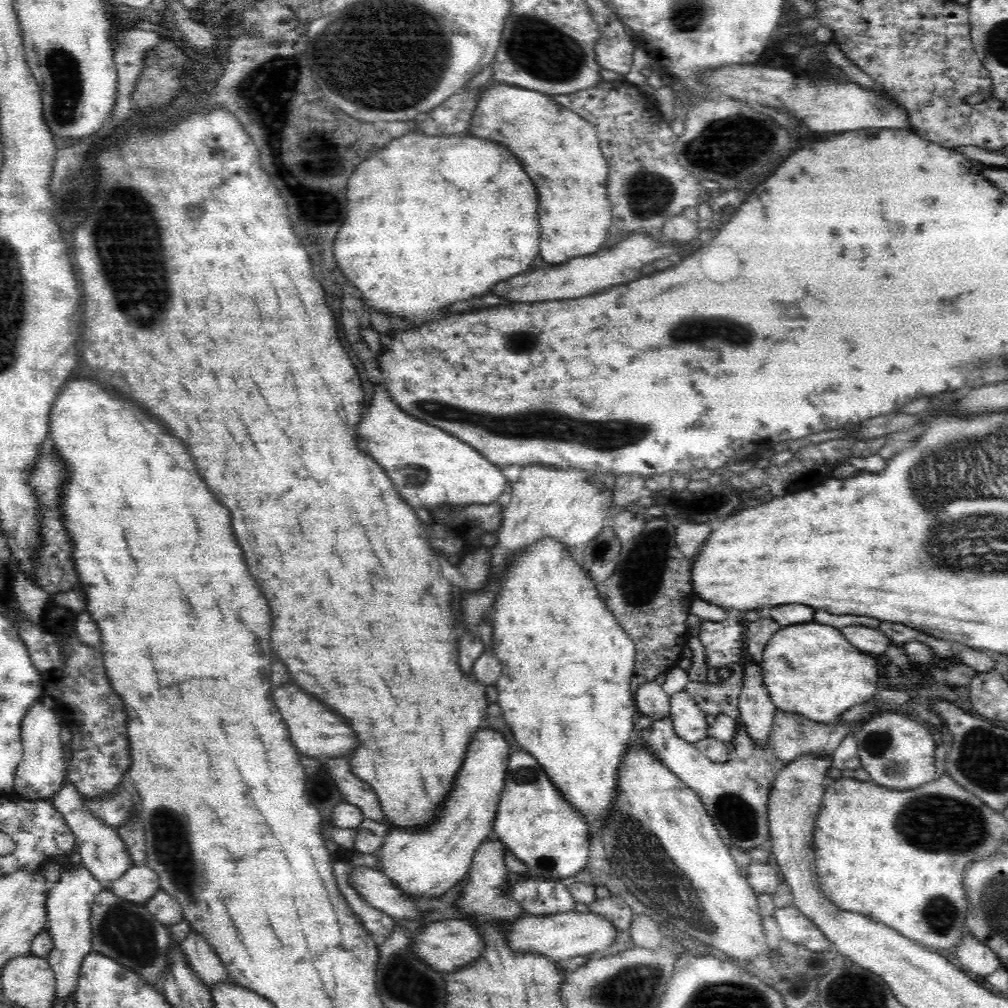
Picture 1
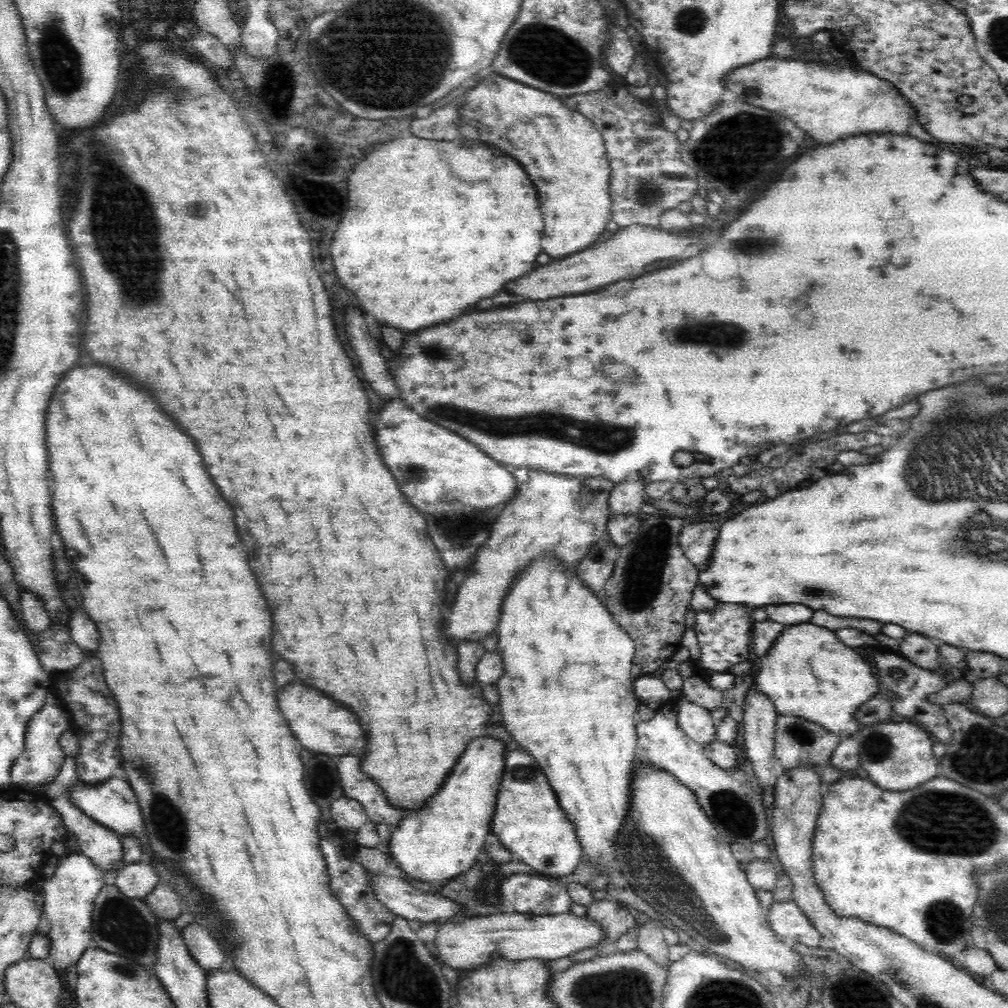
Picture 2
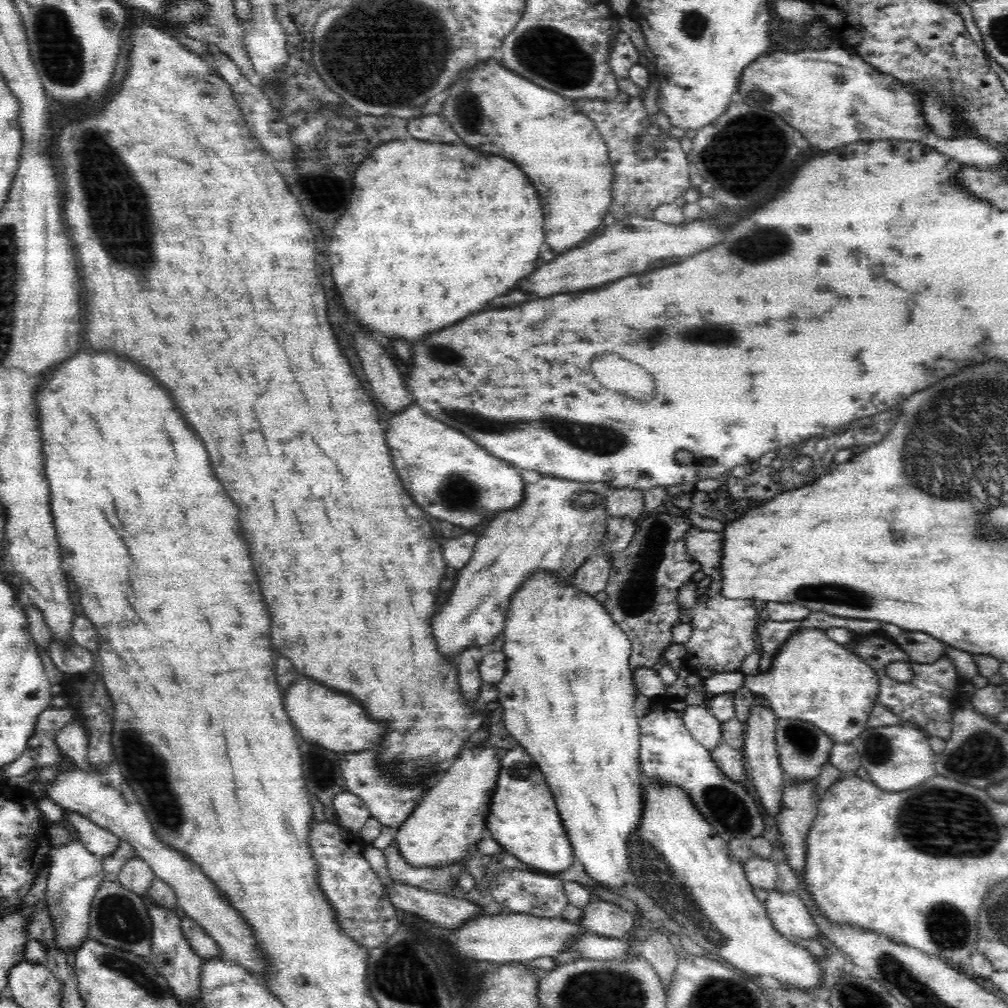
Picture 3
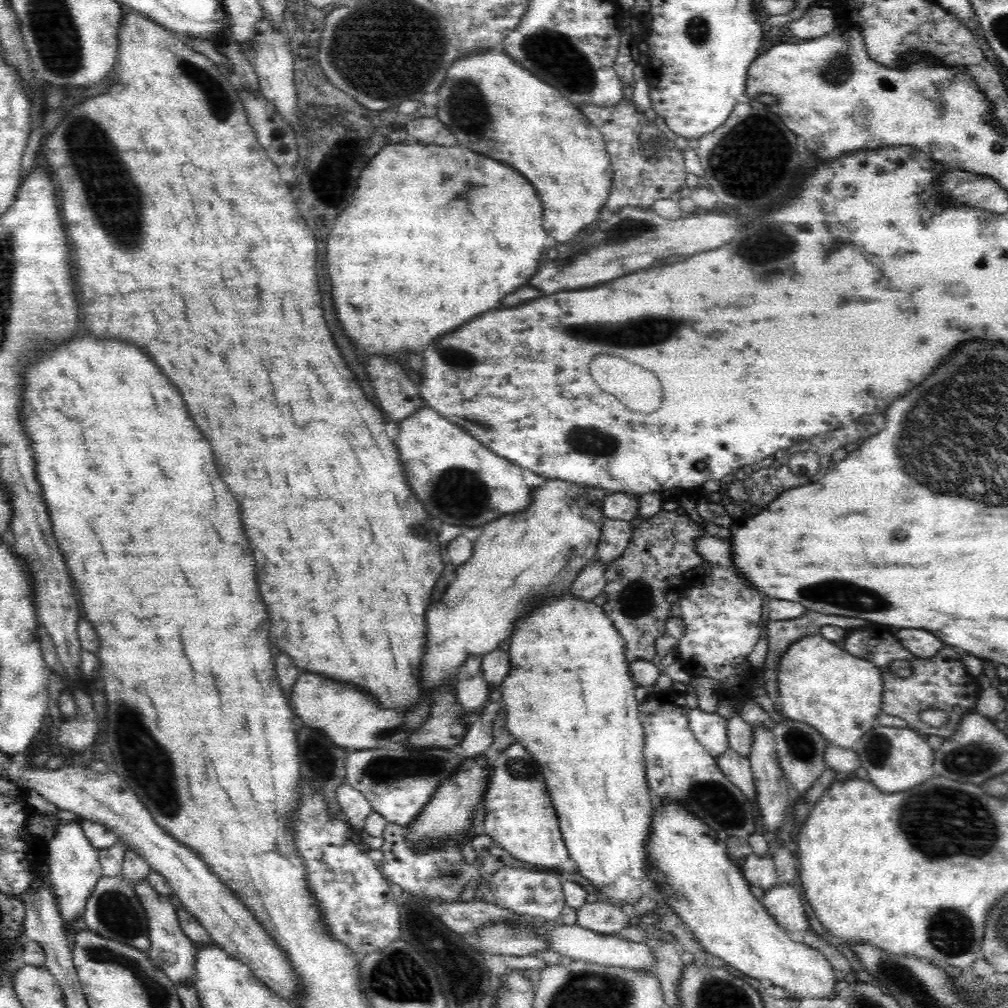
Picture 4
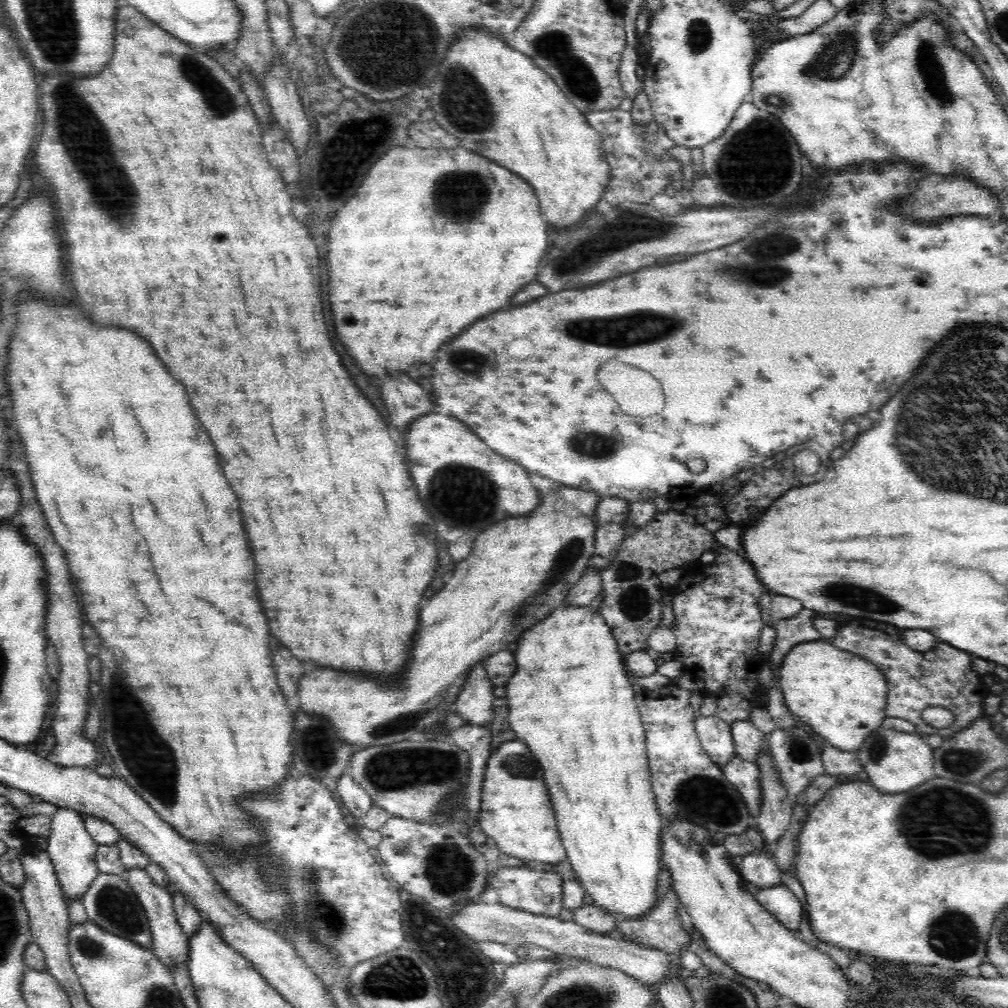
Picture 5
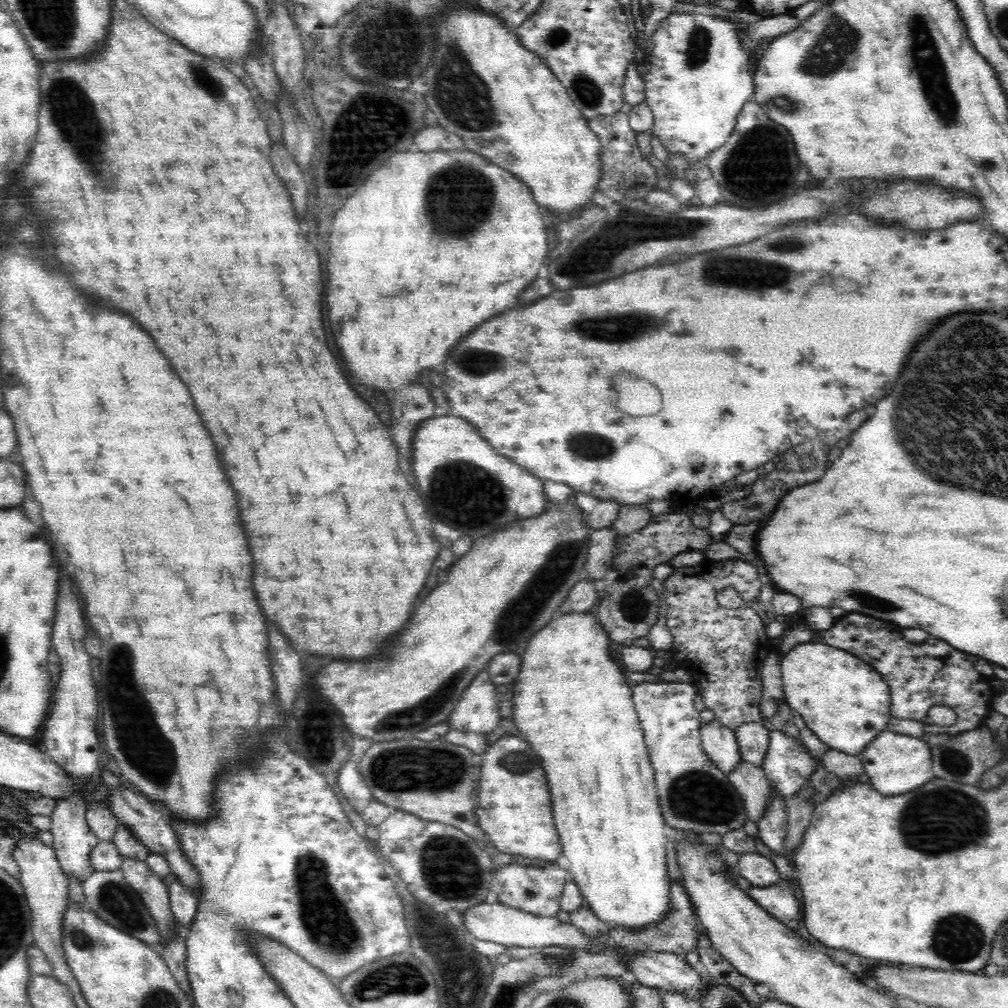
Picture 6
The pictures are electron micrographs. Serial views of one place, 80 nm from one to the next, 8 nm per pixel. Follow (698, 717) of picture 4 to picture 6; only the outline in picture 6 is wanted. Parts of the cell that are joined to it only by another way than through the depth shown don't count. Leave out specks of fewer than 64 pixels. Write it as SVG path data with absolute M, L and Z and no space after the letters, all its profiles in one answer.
M716 719L700 724L703 750L724 774L730 774L743 761L736 740L736 733Z

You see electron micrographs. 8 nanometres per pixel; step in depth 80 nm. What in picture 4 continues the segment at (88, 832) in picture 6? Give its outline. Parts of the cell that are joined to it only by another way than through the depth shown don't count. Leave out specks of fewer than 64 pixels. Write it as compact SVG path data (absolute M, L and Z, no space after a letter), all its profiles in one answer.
M79 819L60 821L53 838L48 840L45 860L48 865L49 884L53 897L57 899L56 906L60 909L60 917L64 920L66 930L74 919L83 918L88 898L92 896L96 883L104 873L97 852L98 849L90 845Z

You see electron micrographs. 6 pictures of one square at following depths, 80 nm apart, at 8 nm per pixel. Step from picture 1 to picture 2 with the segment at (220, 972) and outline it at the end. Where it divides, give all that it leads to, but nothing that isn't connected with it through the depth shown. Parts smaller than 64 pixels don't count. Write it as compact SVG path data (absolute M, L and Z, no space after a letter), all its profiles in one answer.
M190 924L181 929L181 936L188 947L188 952L194 957L196 964L204 969L207 976L226 967L225 949L207 928L198 924Z

